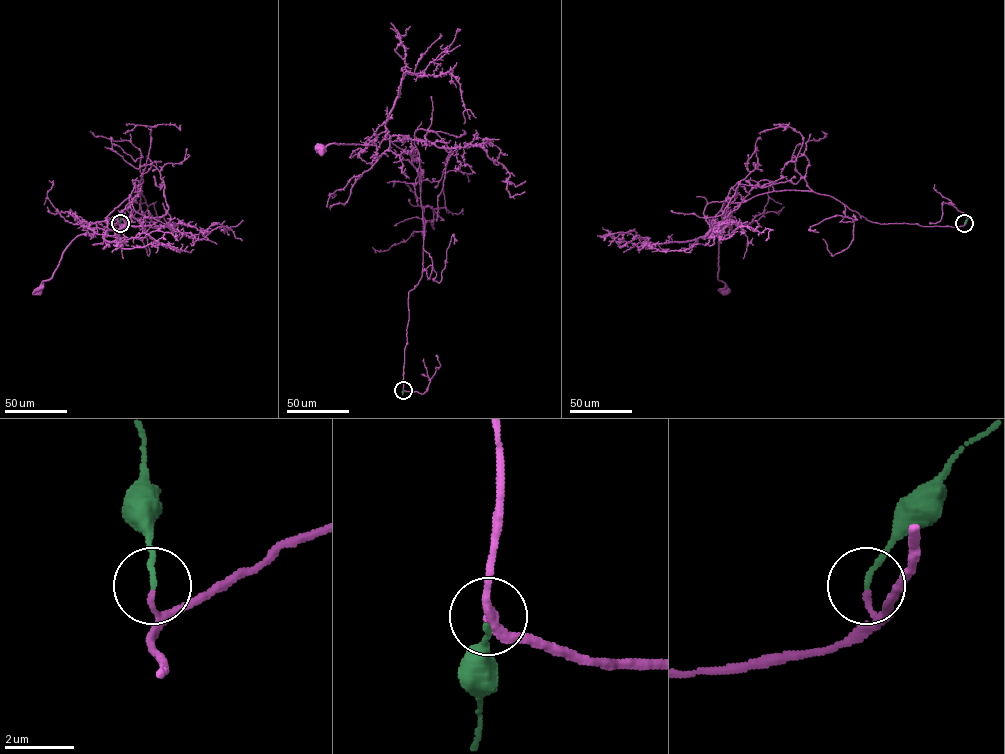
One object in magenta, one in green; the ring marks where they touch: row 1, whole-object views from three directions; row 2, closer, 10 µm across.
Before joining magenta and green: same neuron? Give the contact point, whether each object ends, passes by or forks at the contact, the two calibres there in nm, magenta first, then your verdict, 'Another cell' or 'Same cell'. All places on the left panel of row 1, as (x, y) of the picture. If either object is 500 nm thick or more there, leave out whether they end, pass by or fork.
Place: (120, 223). At the ring magenta passes by. At the ring green ends. Thickness 110 nm (magenta) against 160 nm. Same cell

